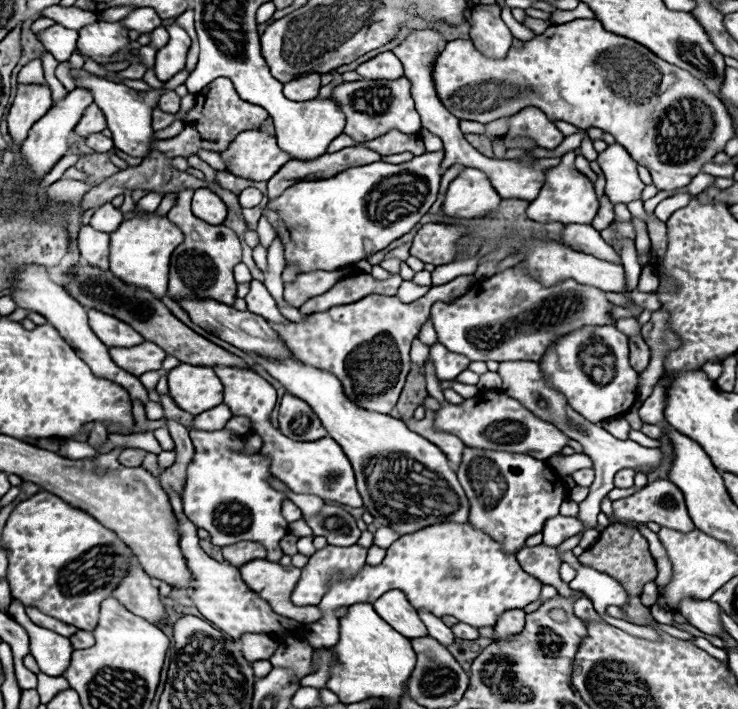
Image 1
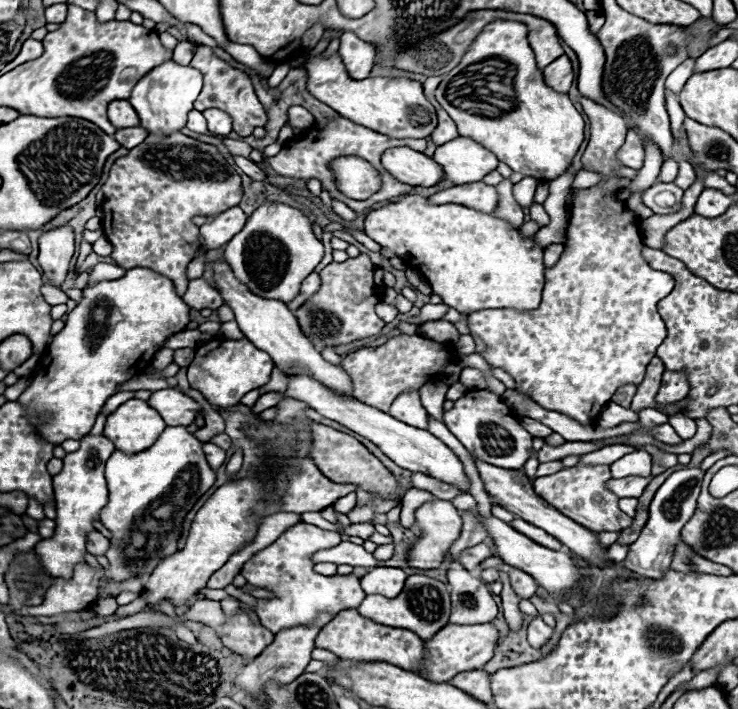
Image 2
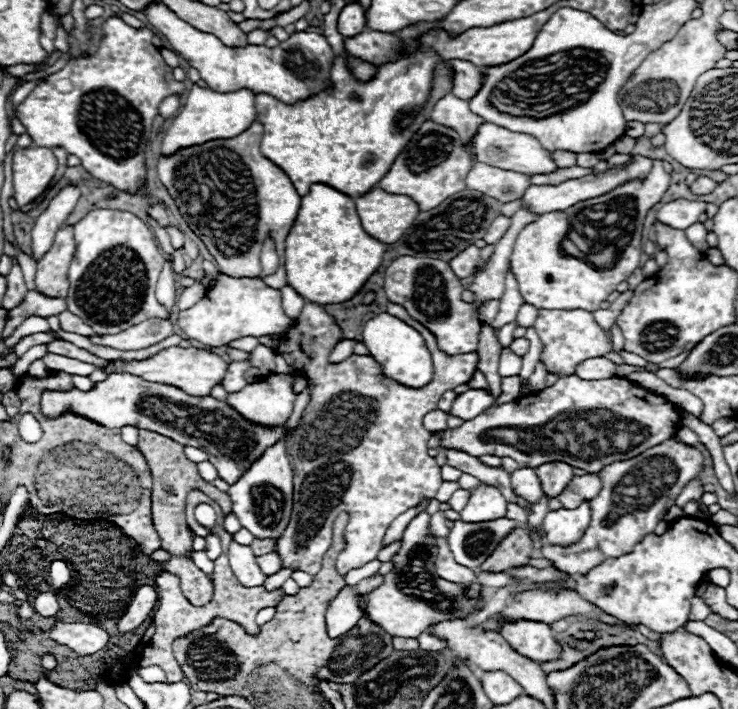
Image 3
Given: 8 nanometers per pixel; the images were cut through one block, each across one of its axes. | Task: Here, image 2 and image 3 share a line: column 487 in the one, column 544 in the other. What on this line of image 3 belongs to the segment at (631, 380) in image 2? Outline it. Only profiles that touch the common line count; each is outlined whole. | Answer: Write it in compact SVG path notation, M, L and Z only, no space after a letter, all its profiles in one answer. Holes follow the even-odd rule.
M544 310L538 314L534 328L544 342L540 360L544 360L548 372L574 374L576 364L580 364L582 360L598 358L612 350L610 336L594 322L592 314L586 310Z

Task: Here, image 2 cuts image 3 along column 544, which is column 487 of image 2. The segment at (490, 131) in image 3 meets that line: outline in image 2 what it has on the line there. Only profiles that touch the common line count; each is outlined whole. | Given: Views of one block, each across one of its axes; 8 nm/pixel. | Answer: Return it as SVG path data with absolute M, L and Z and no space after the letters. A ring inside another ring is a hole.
M464 136L438 146L432 158L442 166L444 180L452 184L470 184L482 180L498 166L498 158L490 150Z

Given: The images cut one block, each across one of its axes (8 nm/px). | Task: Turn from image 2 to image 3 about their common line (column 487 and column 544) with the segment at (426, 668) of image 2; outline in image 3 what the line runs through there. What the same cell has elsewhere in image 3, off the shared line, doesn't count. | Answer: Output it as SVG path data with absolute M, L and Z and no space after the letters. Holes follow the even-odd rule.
M510 622L502 628L502 636L514 650L518 650L518 654L540 664L558 660L562 654L562 646L552 636L552 628L542 622Z

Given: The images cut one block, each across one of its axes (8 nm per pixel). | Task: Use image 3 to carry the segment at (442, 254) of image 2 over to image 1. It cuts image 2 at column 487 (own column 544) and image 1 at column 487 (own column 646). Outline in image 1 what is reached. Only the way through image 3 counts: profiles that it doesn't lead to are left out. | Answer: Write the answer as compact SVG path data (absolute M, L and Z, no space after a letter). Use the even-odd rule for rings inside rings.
M464 168L446 190L444 212L454 218L480 218L496 210L498 204L500 196L492 190L490 180L474 168Z

